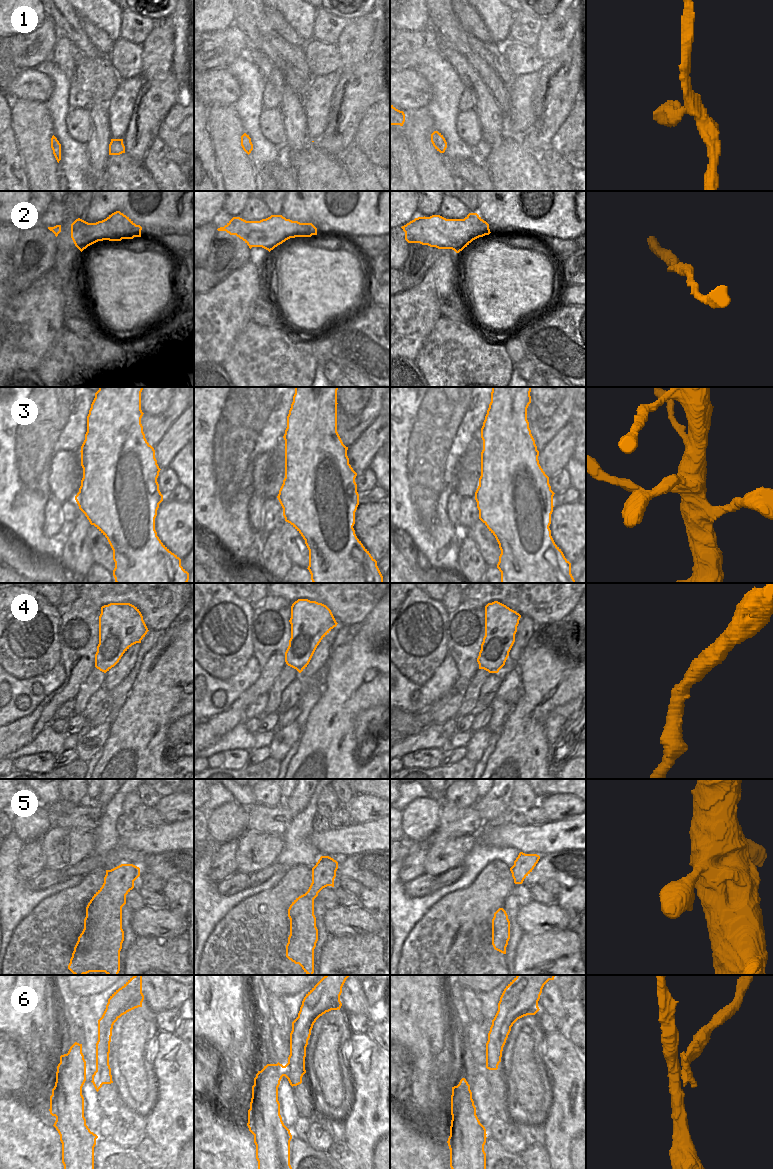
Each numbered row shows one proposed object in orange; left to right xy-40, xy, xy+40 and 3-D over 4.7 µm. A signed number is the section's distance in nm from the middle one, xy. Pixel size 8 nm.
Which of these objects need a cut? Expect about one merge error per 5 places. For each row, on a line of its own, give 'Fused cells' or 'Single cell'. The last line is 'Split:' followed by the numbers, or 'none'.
1: Single cell
2: Single cell
3: Single cell
4: Single cell
5: Single cell
6: Fused cells
Split: 6.

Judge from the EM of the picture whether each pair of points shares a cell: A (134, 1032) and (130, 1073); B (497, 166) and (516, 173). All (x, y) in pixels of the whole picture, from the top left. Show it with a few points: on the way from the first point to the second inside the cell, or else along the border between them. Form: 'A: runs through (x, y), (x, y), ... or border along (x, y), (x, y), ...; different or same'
A: runs through (134, 1042), (133, 1063); same
B: runs through (502, 166), (509, 166), (511, 168); same

